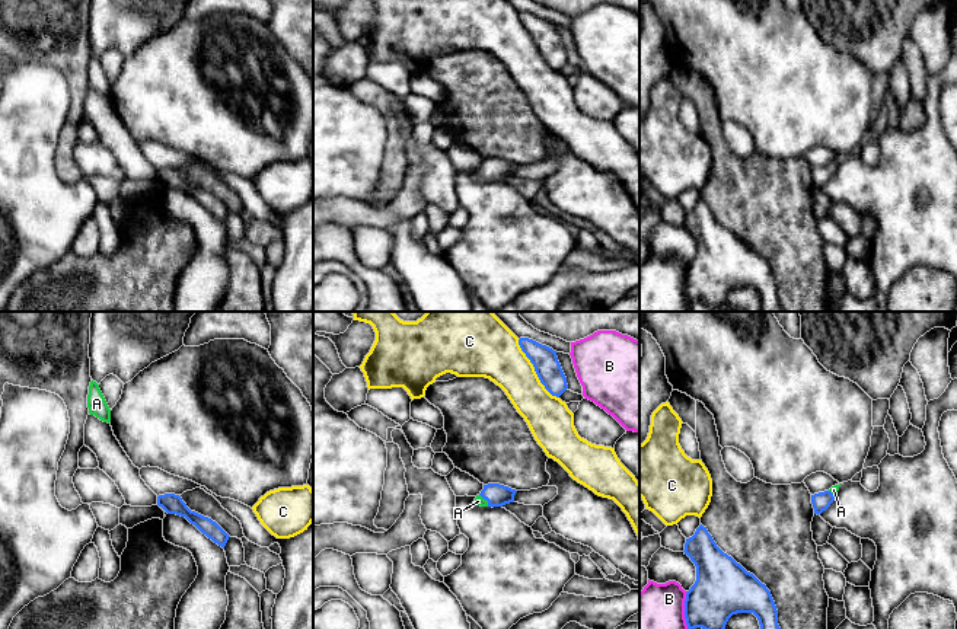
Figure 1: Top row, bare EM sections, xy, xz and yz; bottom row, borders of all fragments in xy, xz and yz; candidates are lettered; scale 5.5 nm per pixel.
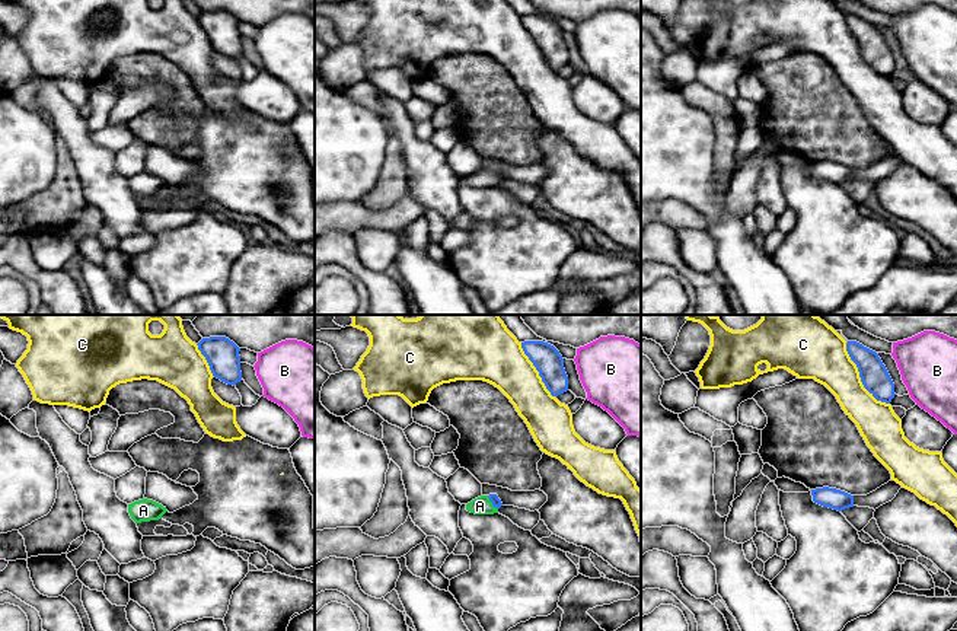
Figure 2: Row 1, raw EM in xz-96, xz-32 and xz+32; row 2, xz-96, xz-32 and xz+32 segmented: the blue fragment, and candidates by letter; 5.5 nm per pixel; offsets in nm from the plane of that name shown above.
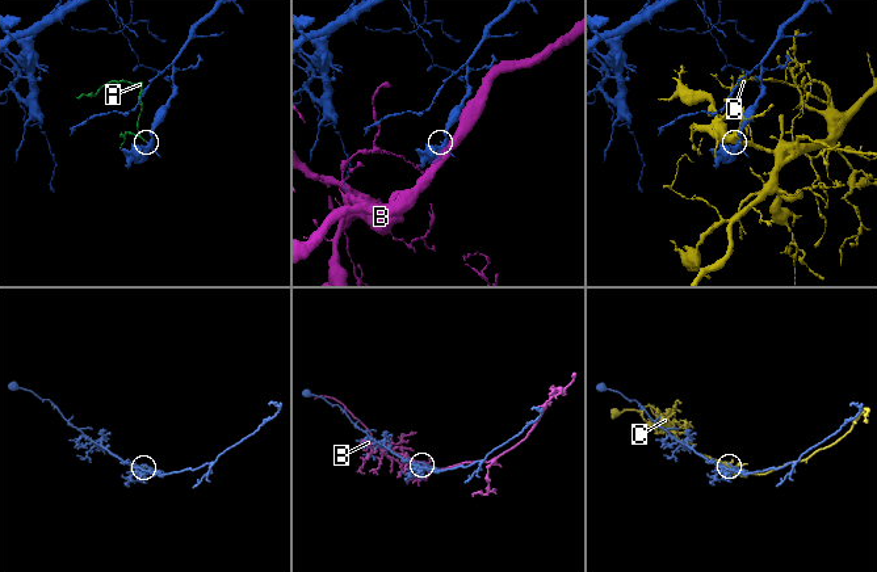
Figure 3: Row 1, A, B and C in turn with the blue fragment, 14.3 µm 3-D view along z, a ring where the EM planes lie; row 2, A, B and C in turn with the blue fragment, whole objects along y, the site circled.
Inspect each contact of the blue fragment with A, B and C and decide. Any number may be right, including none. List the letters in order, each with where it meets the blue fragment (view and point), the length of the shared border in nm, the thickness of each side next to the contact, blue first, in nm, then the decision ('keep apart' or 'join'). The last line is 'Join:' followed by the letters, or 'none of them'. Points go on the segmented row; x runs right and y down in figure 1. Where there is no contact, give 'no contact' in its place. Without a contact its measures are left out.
A: contact xz (485, 498); length 90 nm; calibres 130 and 50 nm; join
B: contact yz (685, 610); length 200 nm; calibres 320 and 260 nm; keep apart
C: contact xz (535, 370); length 400 nm; calibres 140 and 280 nm; keep apart
Join: A

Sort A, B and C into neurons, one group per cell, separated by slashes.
A / B / C

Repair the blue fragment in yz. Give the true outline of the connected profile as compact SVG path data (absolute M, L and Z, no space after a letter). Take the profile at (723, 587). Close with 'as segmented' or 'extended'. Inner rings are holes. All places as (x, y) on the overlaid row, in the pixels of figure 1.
M701 524L695 534L686 539L683 552L696 566L696 581L686 593L685 600L688 629L725 629L728 619L737 613L753 613L759 620L760 629L781 629L771 591L753 574L724 553L706 527Z; as segmented

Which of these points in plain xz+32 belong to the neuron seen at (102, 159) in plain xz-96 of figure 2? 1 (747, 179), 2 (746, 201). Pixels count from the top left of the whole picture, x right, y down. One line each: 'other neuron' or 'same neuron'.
1: other neuron
2: other neuron

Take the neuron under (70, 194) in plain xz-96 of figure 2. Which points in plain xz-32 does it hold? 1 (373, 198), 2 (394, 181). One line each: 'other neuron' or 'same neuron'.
1: same neuron
2: same neuron

